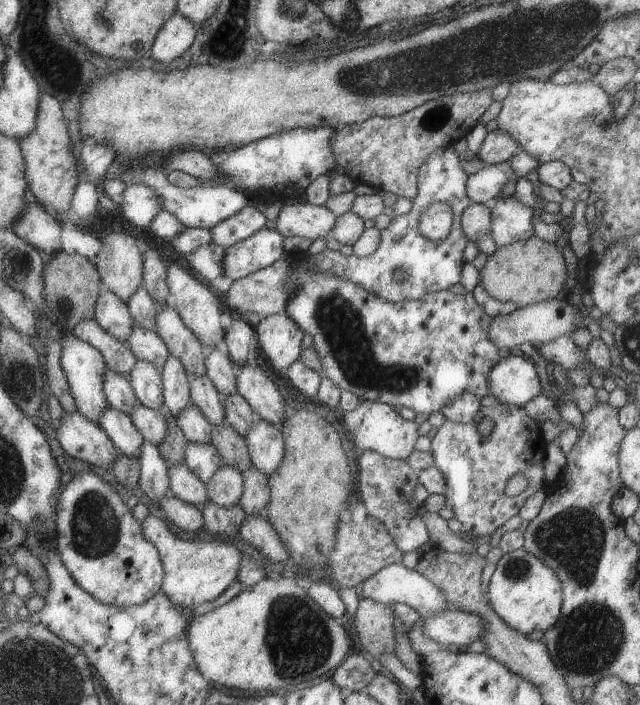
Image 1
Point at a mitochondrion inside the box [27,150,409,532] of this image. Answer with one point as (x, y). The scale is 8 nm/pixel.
(64, 305)

